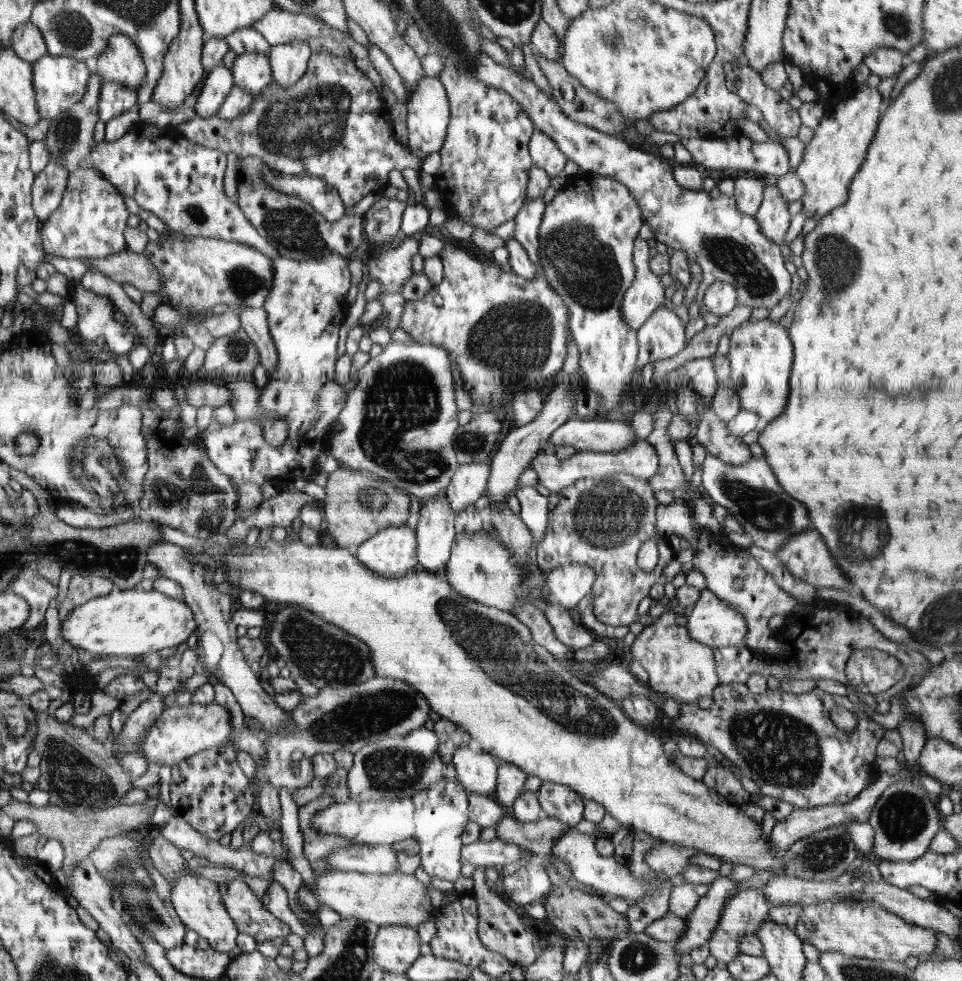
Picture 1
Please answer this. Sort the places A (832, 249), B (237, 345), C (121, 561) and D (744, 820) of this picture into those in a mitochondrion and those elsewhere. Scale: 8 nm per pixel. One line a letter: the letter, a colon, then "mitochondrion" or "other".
A: mitochondrion
B: other
C: mitochondrion
D: other

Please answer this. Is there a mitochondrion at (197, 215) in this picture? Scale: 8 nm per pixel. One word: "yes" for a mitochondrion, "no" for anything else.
yes

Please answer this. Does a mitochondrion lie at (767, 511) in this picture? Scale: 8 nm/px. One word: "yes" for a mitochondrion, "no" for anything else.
yes

